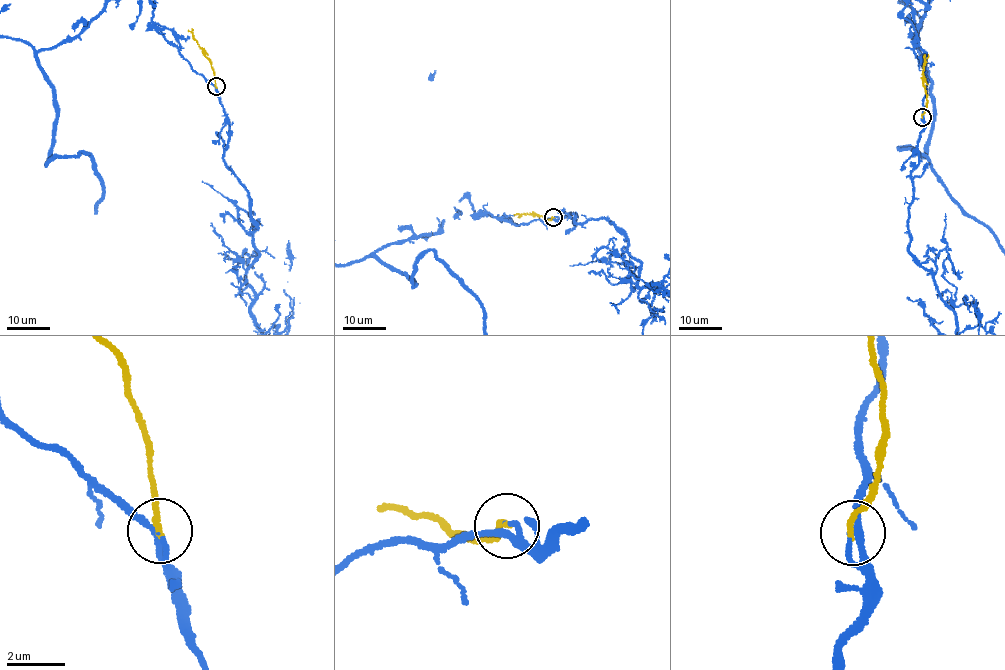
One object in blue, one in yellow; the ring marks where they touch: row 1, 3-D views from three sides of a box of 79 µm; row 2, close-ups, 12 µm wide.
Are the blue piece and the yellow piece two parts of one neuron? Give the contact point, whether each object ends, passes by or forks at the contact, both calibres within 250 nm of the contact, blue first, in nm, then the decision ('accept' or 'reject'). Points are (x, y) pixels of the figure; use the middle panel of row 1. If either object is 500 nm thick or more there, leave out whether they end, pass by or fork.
(553, 217) | blue passes by | yellow ends | 200/200 nm | accept

